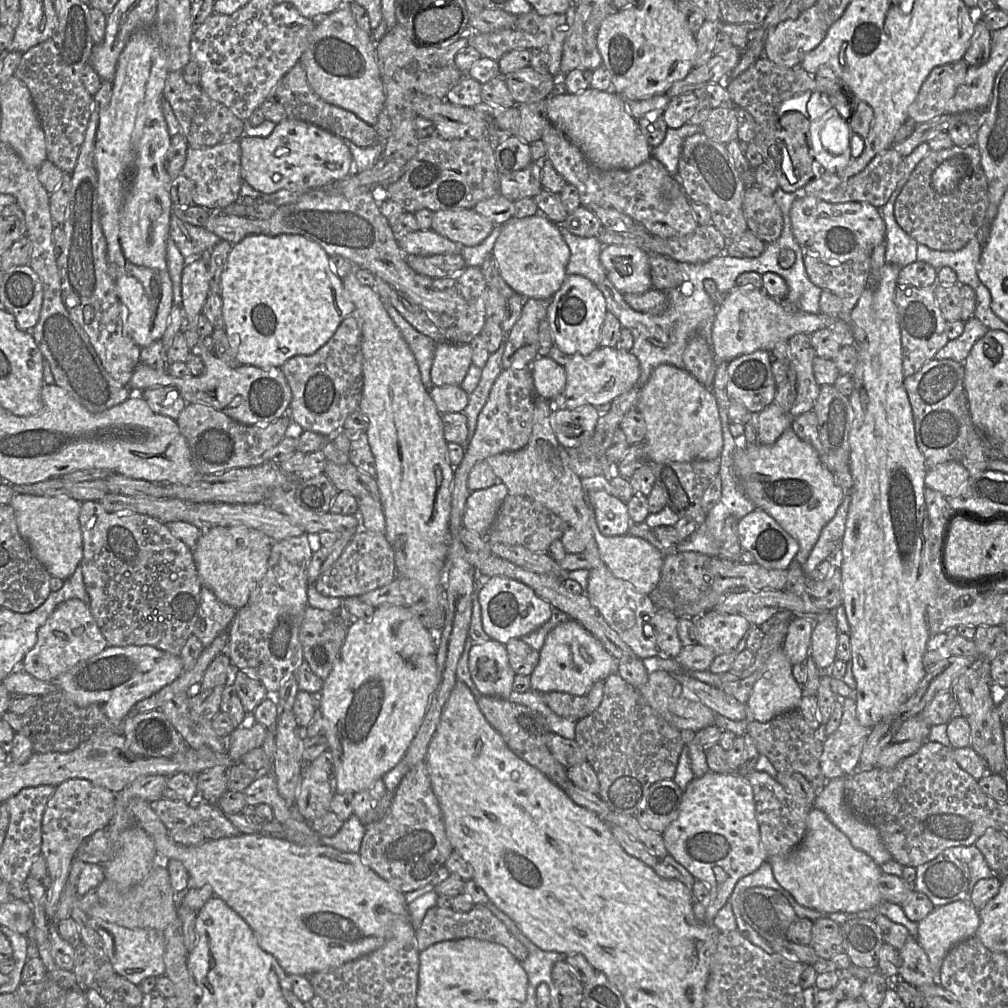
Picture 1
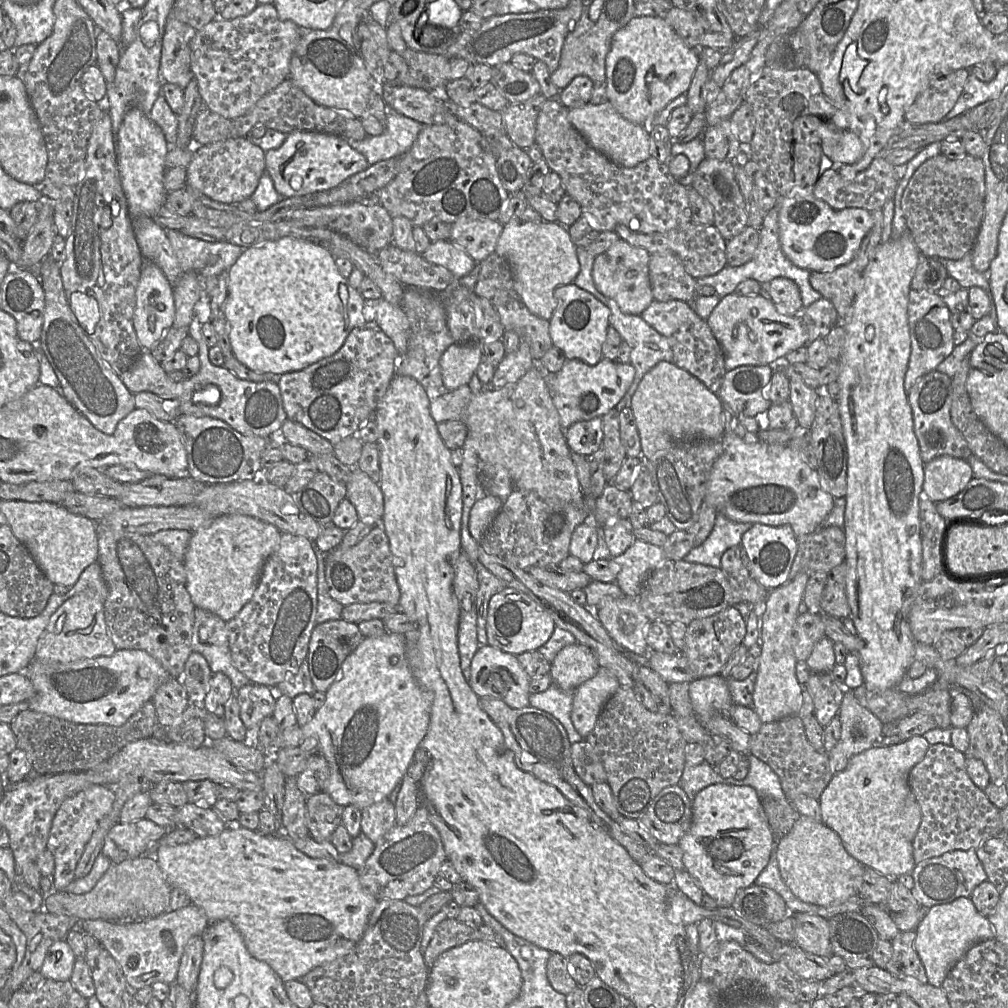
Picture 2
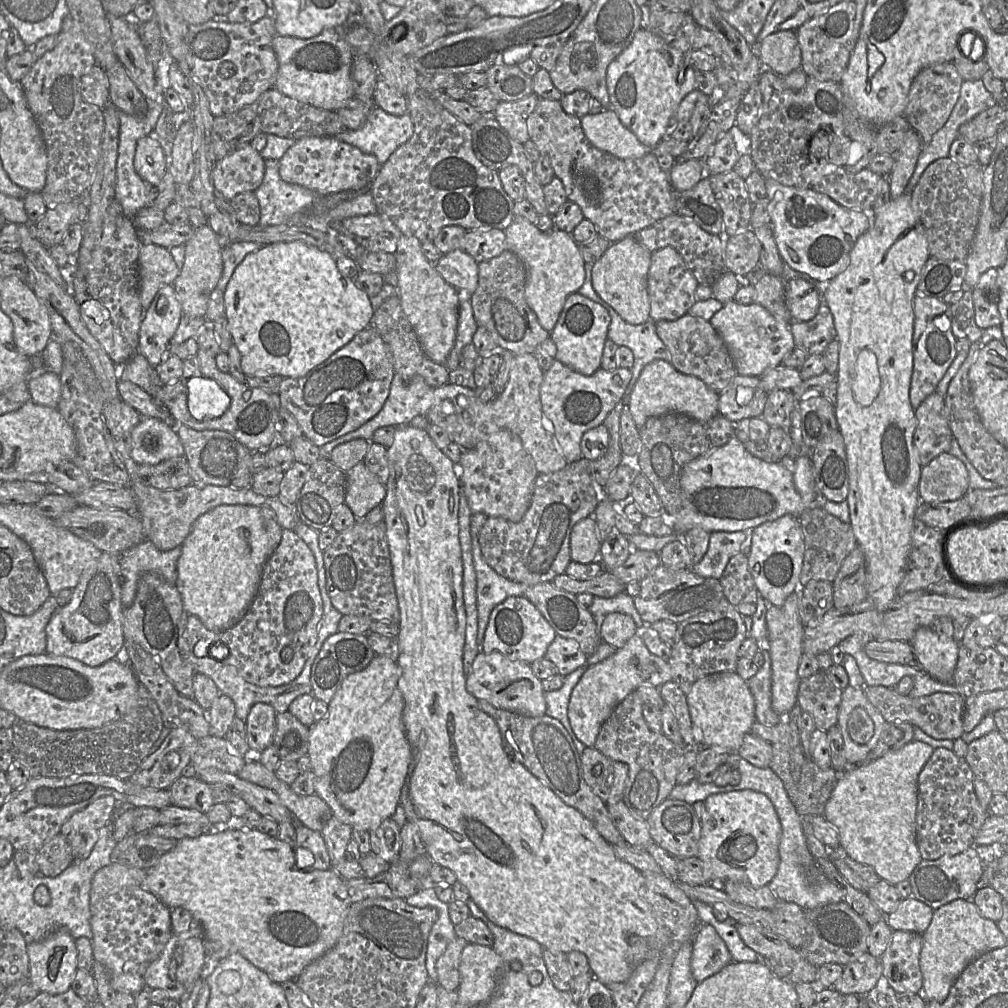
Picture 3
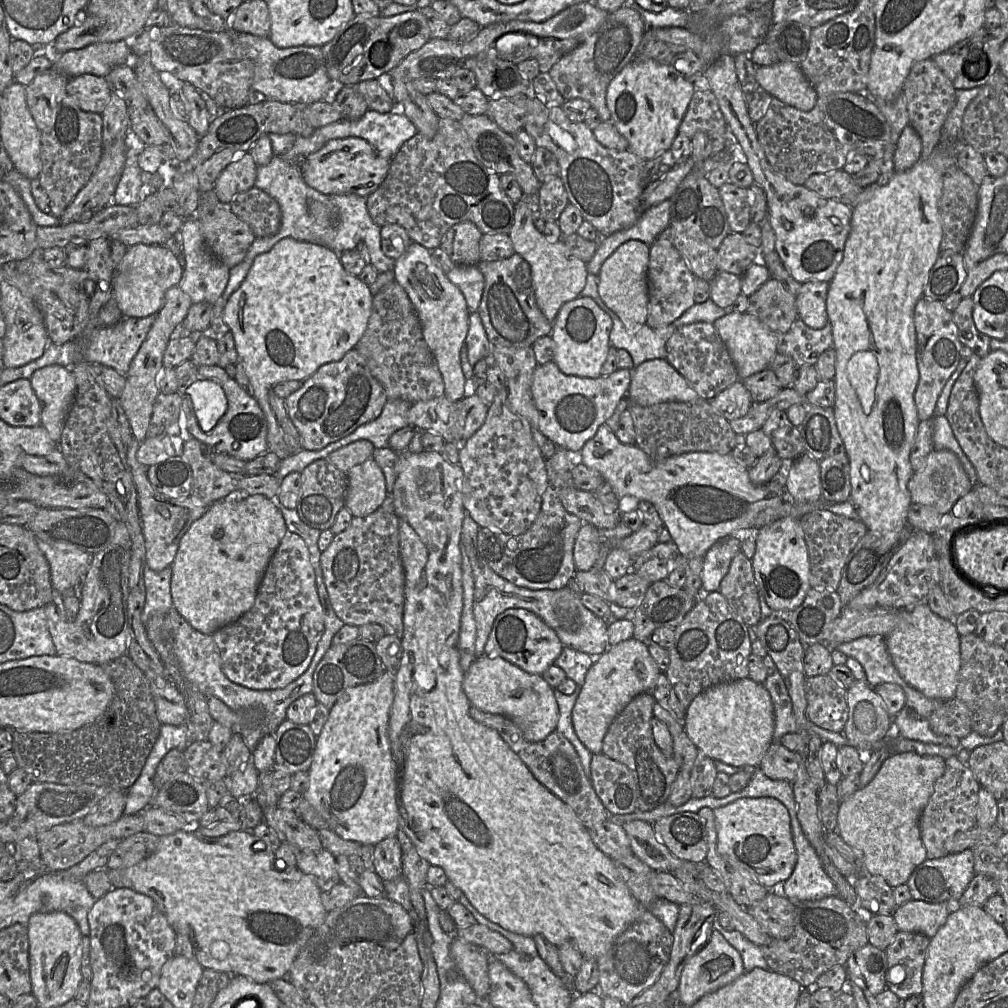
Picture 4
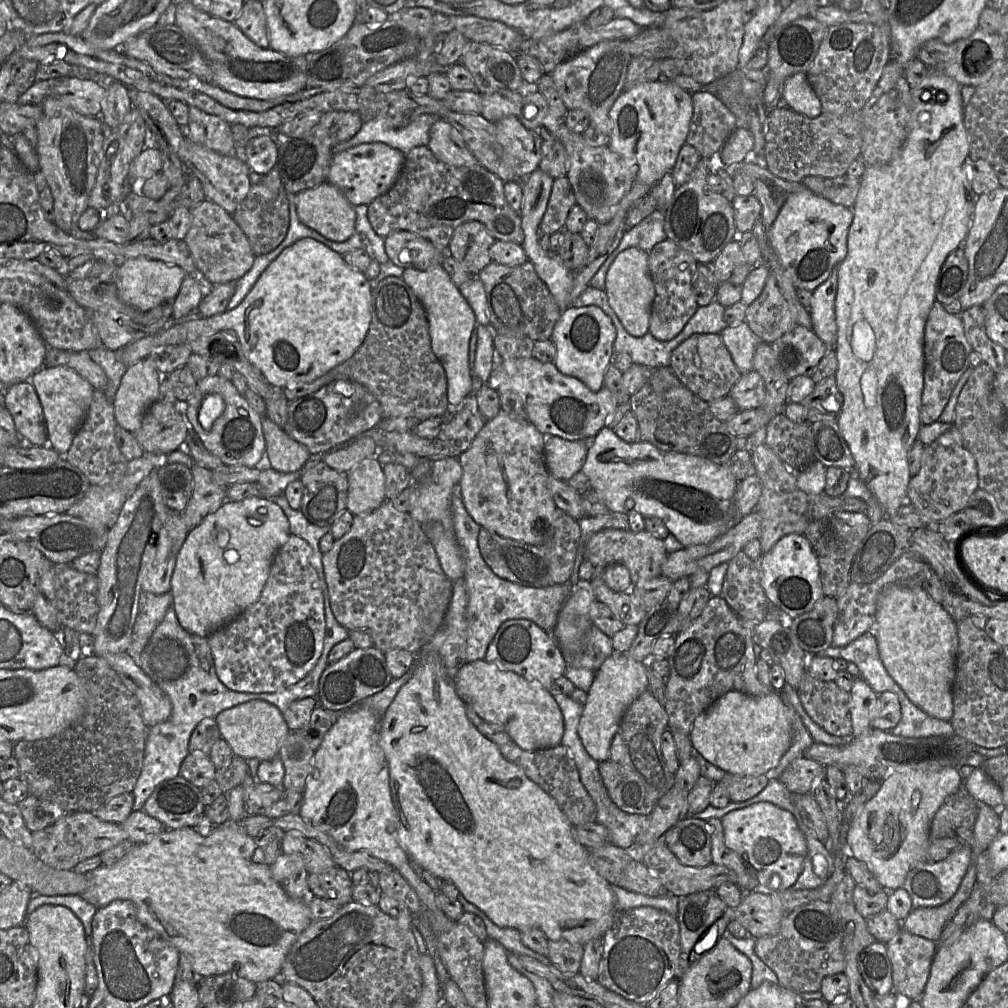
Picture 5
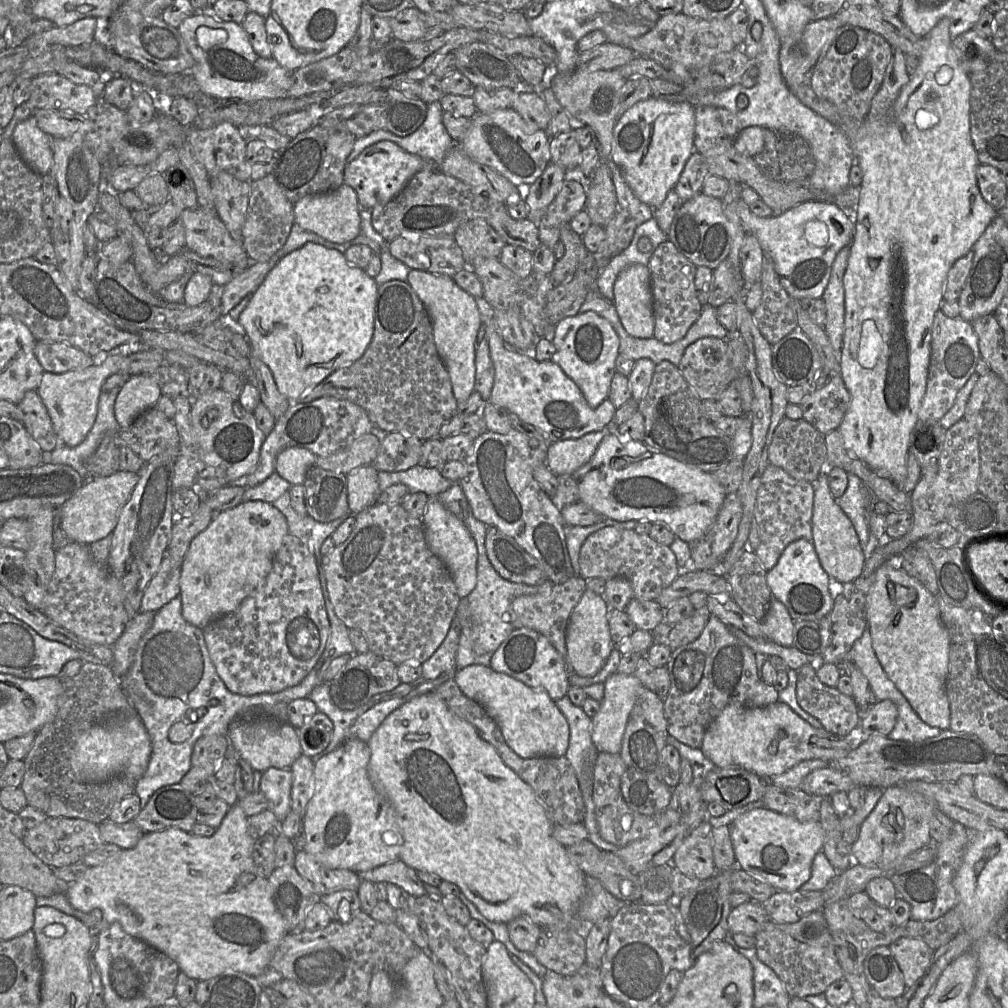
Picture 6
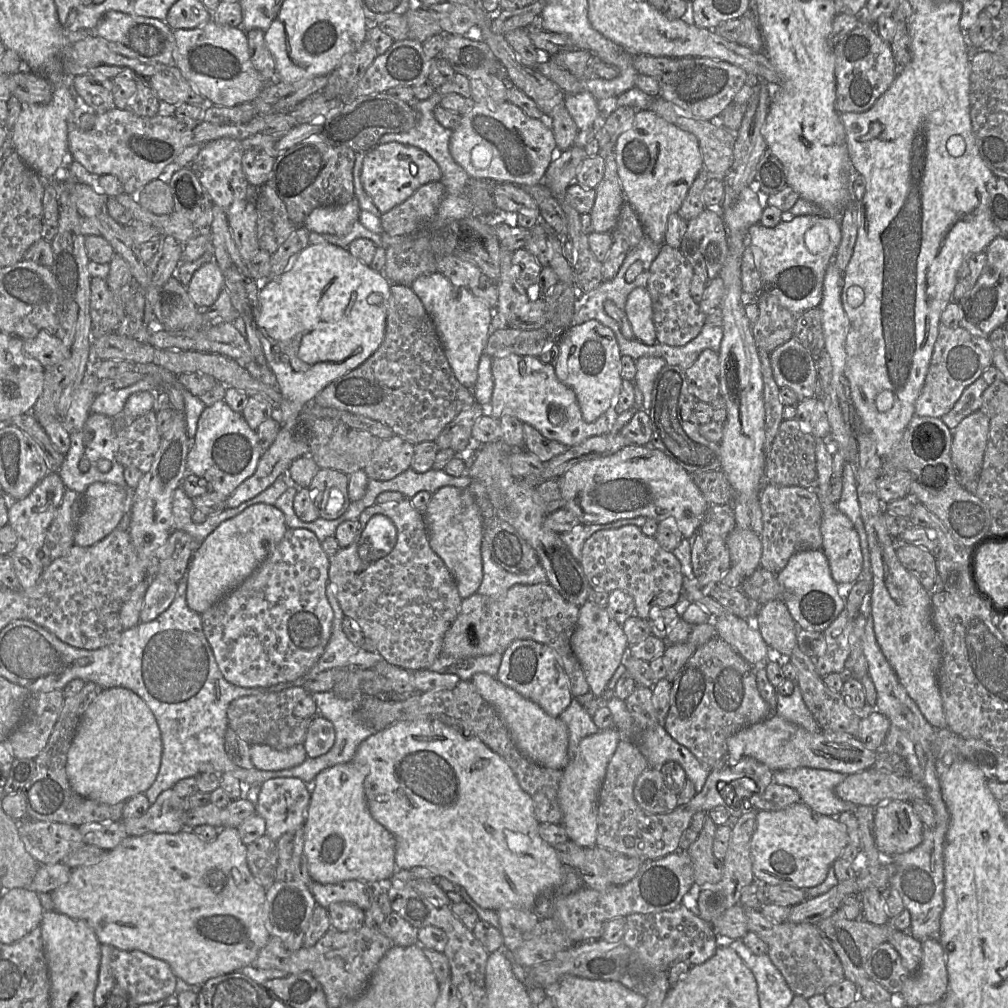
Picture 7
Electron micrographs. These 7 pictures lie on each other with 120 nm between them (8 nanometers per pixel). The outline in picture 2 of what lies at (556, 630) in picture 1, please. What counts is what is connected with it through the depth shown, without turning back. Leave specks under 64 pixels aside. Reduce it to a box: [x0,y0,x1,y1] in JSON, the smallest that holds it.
[549,642,600,691]

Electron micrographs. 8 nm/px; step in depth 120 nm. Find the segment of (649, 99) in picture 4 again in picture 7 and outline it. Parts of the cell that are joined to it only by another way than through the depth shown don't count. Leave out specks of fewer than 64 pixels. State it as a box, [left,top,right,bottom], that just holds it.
[615,110,704,245]

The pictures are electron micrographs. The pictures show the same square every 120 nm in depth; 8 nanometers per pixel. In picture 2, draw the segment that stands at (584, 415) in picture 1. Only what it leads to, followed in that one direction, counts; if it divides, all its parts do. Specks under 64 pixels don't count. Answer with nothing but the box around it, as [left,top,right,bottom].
[565,418,604,456]

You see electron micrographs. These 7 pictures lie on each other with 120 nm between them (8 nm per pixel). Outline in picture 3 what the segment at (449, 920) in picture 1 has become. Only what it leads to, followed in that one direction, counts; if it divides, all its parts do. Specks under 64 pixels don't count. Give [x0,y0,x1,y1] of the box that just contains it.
[436,937,468,991]

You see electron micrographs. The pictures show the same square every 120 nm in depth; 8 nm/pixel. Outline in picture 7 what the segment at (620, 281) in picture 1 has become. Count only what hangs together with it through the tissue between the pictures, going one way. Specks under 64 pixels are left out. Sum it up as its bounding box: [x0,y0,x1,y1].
[624,287,657,345]

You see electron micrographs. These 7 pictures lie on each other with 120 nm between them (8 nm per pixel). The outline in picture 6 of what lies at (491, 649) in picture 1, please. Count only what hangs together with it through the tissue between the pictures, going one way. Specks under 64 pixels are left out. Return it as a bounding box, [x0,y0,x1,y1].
[454,664,570,758]

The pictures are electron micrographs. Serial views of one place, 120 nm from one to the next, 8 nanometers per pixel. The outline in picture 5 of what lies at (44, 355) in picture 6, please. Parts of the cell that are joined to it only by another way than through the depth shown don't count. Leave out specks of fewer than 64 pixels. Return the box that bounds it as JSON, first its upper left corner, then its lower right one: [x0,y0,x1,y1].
[43,347,108,391]

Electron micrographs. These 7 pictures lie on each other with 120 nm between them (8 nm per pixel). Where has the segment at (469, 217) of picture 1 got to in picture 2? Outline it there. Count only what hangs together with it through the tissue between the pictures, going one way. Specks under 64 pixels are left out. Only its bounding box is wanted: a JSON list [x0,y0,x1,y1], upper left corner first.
[449,219,503,263]

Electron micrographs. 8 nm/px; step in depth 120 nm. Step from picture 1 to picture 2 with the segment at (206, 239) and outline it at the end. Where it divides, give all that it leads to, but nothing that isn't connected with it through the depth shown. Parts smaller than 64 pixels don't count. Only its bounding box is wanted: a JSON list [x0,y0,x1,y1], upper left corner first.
[166,229,246,277]

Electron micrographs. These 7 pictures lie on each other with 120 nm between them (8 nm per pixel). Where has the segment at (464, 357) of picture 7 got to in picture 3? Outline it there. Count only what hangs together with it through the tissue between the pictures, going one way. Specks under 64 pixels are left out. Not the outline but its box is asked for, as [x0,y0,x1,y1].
[394,234,459,364]

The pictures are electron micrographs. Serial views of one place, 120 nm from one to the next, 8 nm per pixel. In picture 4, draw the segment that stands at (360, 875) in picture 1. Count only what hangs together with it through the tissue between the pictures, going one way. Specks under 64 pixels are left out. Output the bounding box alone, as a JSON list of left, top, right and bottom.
[109,826,328,984]

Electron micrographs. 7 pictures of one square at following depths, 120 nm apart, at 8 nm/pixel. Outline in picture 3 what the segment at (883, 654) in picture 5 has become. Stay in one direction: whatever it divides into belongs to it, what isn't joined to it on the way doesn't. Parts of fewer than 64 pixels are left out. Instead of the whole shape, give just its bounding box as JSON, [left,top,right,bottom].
[909,627,959,683]

